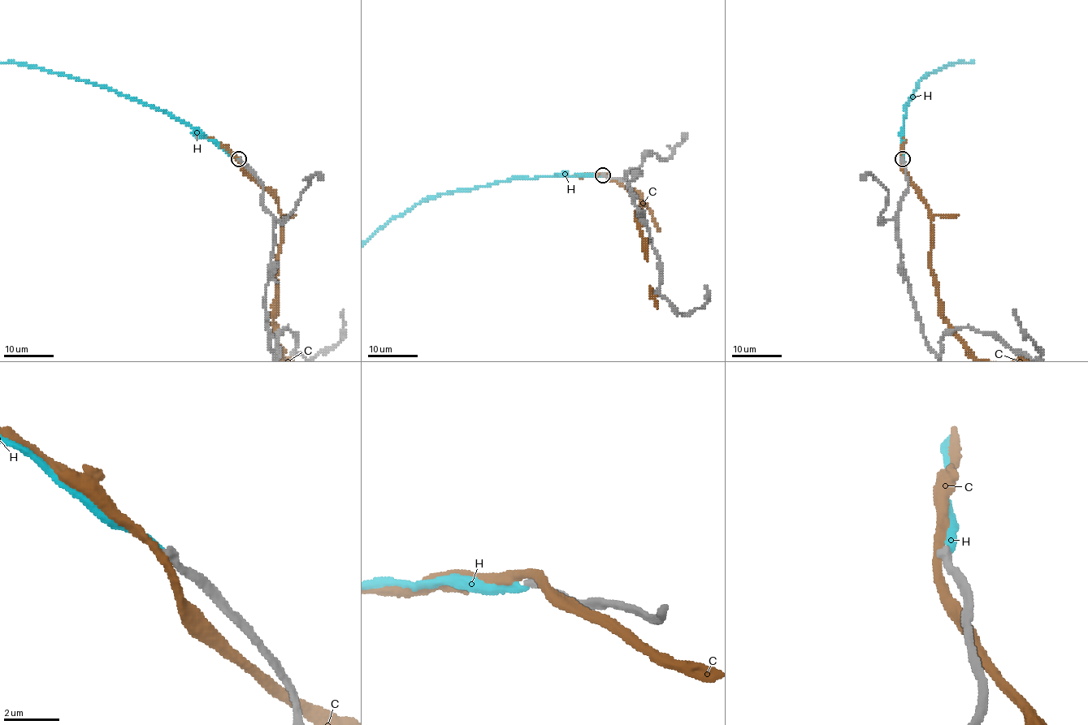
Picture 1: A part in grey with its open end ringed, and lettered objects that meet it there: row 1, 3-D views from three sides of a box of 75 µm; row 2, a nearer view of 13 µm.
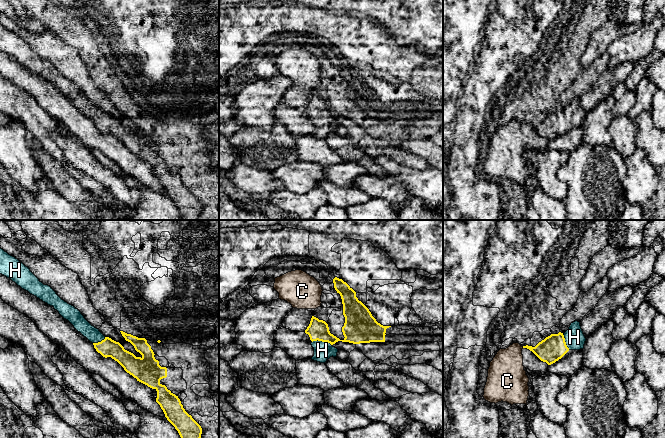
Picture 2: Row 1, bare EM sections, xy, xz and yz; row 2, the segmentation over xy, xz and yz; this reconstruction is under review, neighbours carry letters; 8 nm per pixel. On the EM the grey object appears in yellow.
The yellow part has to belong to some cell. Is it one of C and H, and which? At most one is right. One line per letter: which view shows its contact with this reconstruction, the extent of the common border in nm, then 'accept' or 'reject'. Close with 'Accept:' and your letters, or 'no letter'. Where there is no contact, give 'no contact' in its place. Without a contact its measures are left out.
C: no contact; reject
H: contact in xz; length 160 nm; accept
Accept: H

